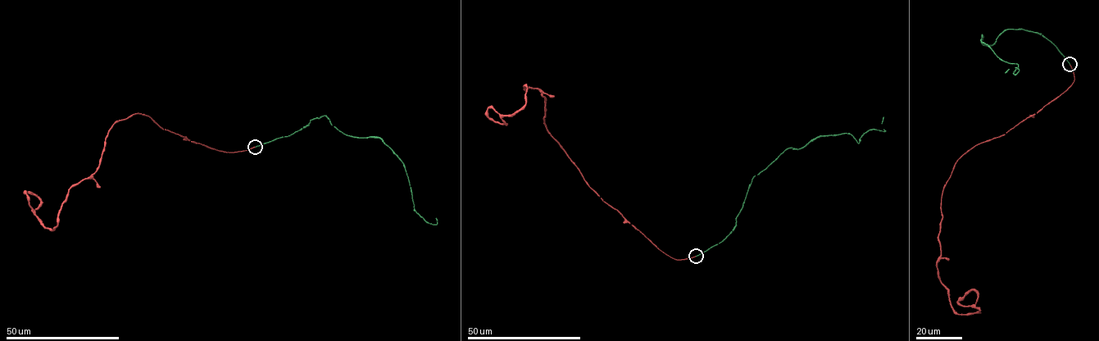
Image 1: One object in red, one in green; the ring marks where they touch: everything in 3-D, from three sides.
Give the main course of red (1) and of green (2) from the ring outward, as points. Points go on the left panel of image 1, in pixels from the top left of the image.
1: (255, 147), (215, 149), (133, 114), (109, 129), (98, 168), (70, 189), (53, 230), (36, 216), (29, 191)
2: (255, 147), (324, 115), (348, 135), (379, 138), (402, 162), (414, 210), (425, 221), (438, 220)

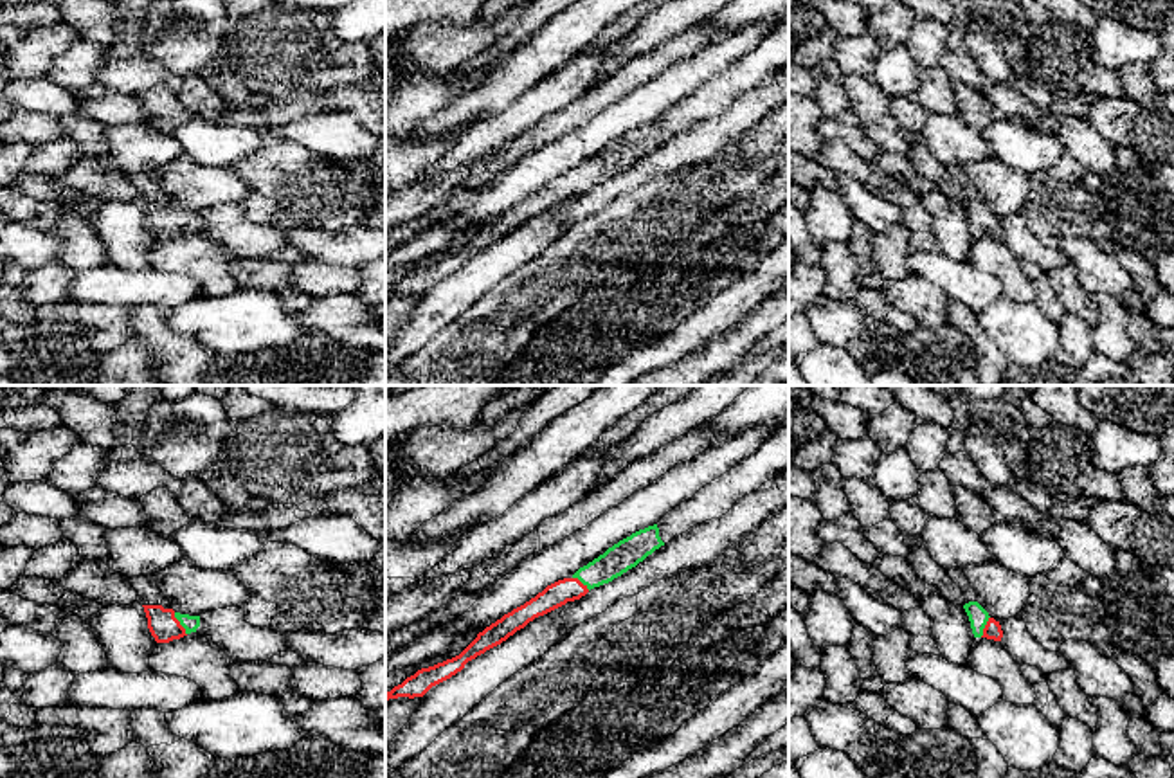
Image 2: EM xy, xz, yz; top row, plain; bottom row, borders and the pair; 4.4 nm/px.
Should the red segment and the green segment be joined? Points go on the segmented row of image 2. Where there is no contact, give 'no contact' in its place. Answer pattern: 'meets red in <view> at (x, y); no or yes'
meets red in xy at (179, 624); yes

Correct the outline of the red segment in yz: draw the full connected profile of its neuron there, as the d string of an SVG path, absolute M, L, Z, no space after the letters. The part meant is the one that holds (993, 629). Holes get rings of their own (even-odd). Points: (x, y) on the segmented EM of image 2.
M969 602L963 605L963 609L969 616L974 638L1001 641L1003 630L999 621L990 618L989 612L978 602Z

